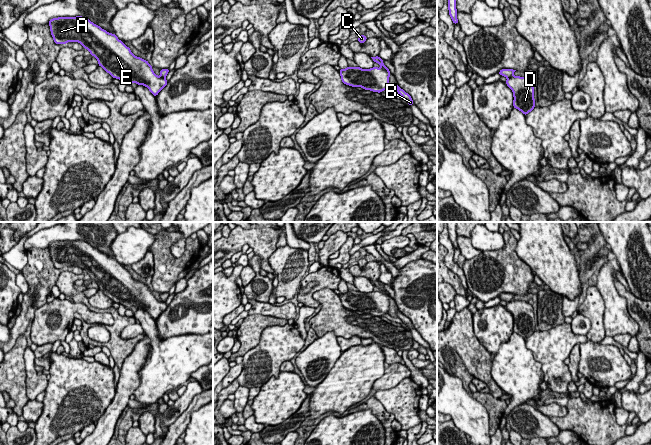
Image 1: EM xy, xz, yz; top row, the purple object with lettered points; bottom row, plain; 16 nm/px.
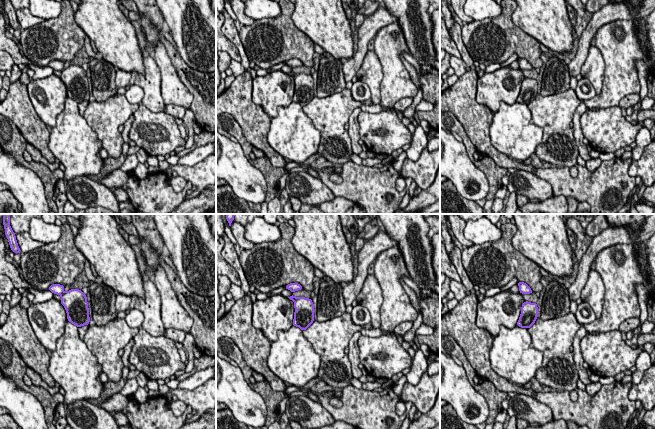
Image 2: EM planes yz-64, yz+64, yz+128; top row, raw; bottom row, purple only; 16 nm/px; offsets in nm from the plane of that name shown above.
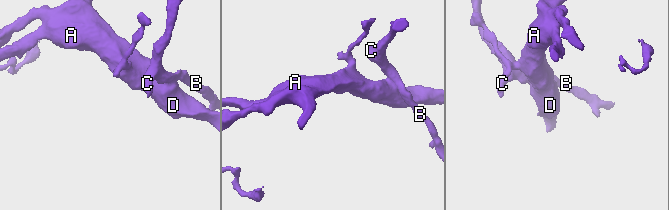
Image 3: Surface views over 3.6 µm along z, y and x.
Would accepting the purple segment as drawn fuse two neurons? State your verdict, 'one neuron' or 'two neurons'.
two neurons

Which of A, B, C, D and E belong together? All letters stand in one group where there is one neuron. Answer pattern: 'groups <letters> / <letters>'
groups A D E / B C

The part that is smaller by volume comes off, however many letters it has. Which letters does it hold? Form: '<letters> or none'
B, C

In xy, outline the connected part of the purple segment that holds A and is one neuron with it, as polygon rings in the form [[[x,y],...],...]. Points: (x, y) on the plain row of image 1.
[[[82,240],[58,241],[51,243],[48,248],[55,268],[80,267],[98,284],[99,290],[113,302],[122,304],[126,309],[130,309],[132,306],[143,309],[154,321],[167,309],[168,305],[163,301],[158,301],[147,284],[135,280],[115,258],[107,256],[89,243]]]

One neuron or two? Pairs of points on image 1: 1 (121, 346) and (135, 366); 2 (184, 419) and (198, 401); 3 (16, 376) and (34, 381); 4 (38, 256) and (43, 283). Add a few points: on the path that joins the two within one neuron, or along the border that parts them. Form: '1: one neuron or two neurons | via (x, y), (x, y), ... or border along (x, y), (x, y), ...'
1: two neurons | border along (135, 344), (132, 352), (125, 359), (120, 372)
2: one neuron | via (186, 415), (195, 405)
3: two neurons | border along (23, 356), (26, 372), (26, 396), (29, 399)
4: one neuron | via (39, 263), (41, 276)

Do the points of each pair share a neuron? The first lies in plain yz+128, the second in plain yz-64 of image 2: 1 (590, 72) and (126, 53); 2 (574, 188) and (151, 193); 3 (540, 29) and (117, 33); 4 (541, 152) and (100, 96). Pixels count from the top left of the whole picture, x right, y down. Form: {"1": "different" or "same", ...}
{"1": "different", "2": "same", "3": "same", "4": "different"}

